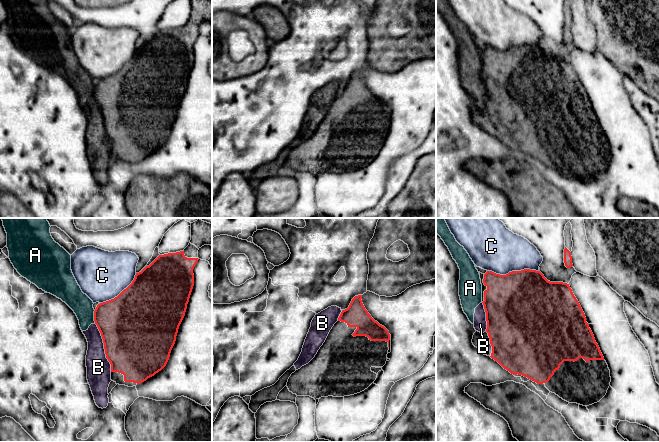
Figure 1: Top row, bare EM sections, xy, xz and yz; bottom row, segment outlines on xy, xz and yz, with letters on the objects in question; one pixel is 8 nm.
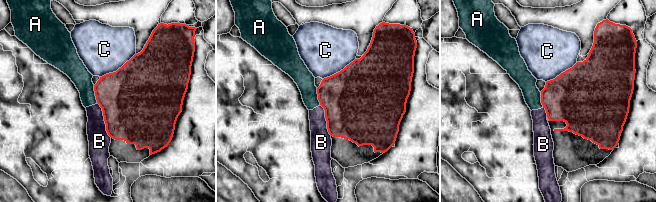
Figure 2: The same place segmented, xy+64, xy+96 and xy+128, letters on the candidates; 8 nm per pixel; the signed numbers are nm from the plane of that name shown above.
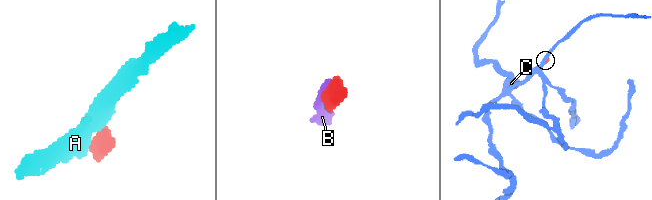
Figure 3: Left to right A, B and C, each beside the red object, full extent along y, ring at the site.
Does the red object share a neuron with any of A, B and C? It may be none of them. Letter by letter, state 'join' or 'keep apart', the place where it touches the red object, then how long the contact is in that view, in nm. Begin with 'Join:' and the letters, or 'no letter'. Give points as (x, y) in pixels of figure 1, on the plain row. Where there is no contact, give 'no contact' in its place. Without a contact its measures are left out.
Join: no letter
A: keep apart; contact xy (94, 92); length 100 nm
B: keep apart; contact xy (104, 123); length 420 nm
C: keep apart; contact yz (513, 47); length 420 nm

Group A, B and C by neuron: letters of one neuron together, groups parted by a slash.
A B / C

